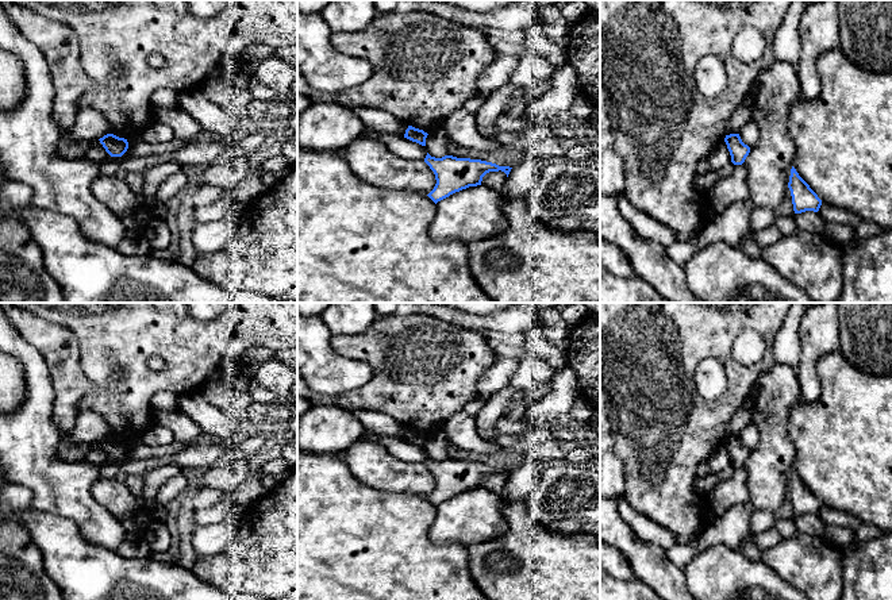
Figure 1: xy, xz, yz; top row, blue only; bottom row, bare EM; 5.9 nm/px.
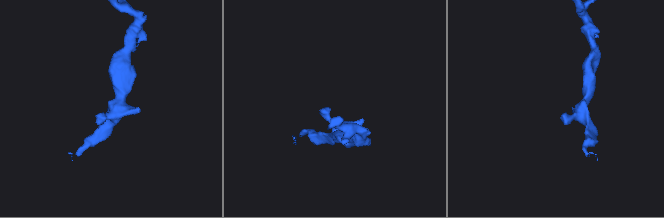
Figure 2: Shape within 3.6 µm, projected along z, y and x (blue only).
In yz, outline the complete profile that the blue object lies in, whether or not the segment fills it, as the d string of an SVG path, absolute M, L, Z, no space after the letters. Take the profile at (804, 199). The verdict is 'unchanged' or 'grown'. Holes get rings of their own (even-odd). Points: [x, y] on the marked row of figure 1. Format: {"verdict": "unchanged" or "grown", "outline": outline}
{"verdict": "unchanged", "outline": "M793 166L791 169L788 188L791 191L795 214L801 214L806 211L819 211L822 200L810 188L810 185L799 176Z"}

